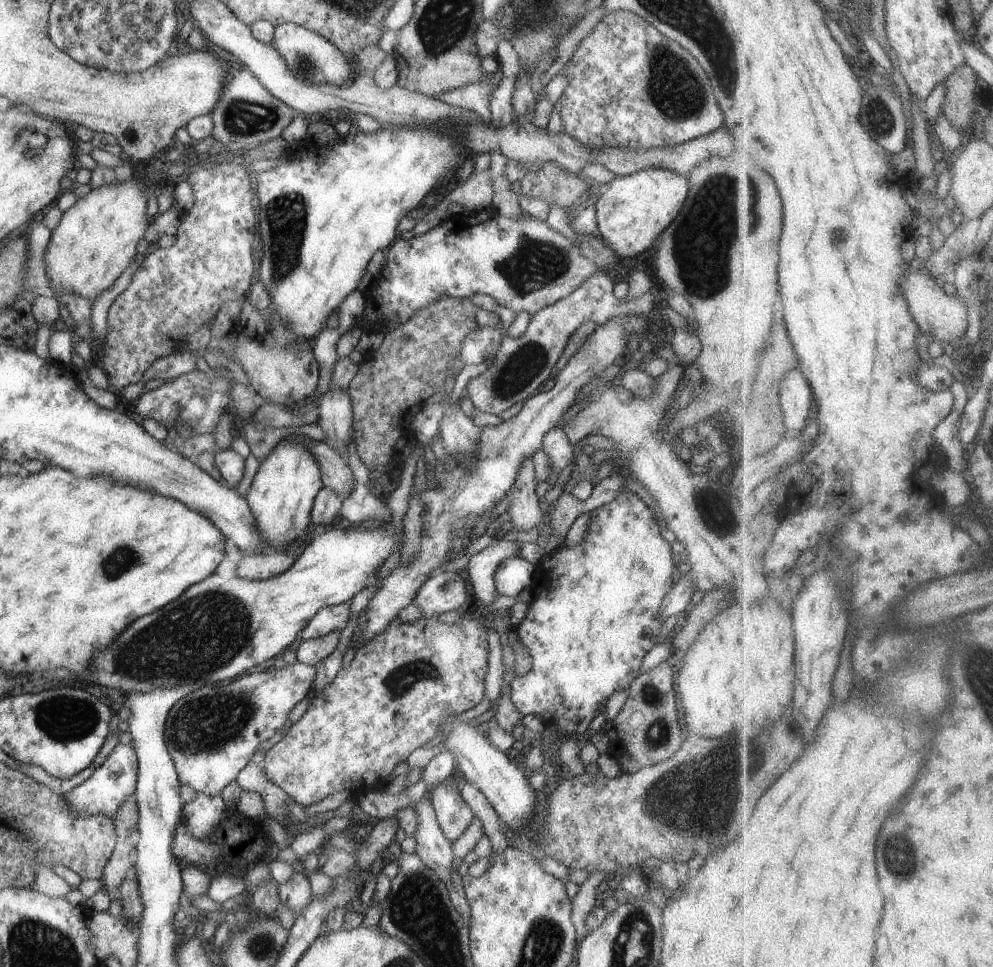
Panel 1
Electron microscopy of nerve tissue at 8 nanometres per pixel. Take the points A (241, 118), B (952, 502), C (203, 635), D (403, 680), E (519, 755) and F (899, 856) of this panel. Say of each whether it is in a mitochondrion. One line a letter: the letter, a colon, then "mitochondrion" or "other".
A: mitochondrion
B: other
C: mitochondrion
D: mitochondrion
E: other
F: mitochondrion

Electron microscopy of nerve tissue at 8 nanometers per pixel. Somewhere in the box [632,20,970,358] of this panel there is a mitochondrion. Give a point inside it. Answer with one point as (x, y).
(701, 241)

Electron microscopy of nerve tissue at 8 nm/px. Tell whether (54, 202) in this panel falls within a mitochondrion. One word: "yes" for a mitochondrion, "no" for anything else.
no

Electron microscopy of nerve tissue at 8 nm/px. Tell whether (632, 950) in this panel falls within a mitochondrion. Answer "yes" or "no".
yes

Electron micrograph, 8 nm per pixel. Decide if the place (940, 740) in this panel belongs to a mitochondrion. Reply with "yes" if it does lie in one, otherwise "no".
no

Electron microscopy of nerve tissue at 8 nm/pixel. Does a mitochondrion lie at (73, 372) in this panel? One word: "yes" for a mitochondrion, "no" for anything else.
no

